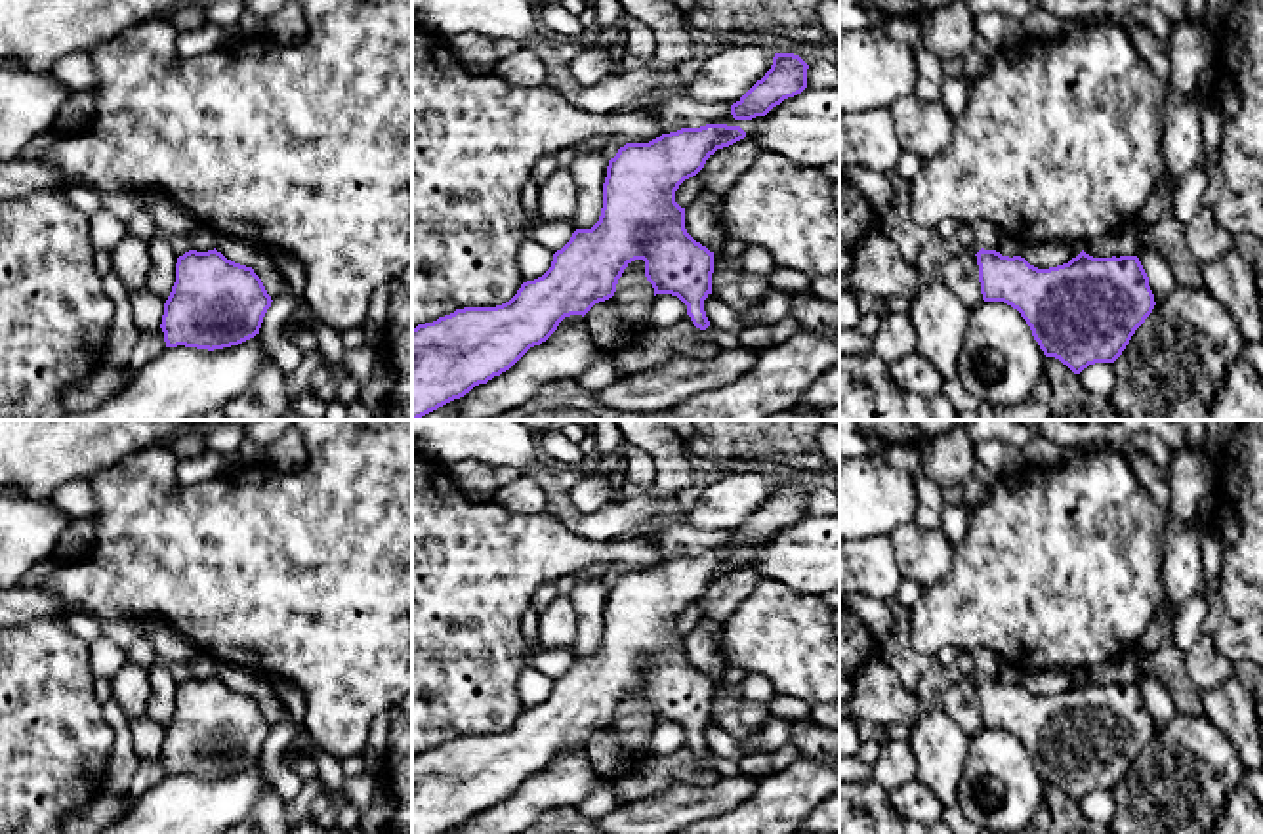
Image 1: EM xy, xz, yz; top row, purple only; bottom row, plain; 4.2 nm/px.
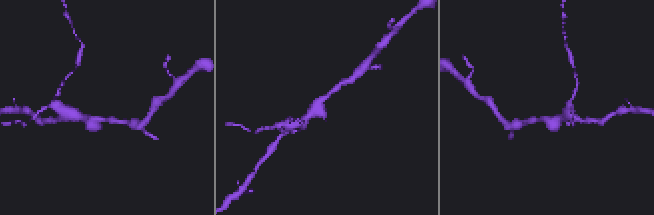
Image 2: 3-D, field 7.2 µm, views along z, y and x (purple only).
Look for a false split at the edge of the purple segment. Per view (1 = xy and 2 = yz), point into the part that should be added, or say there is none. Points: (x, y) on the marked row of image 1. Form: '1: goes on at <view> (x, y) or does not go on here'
1: does not go on here
2: does not go on here

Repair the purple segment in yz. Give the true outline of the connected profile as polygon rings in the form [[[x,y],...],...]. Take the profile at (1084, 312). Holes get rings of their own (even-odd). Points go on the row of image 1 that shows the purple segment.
[[[981,248],[979,282],[984,302],[1017,309],[1046,357],[1055,357],[1074,374],[1095,363],[1114,363],[1156,302],[1137,256],[1093,258],[1084,250],[1068,263],[1038,269],[1021,256]]]

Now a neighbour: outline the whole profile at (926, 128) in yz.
[[[904,95],[889,109],[895,120],[895,136],[904,151],[925,160],[950,147],[954,120],[942,101],[921,101],[916,95]]]

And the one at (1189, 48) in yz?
[[[1191,19],[1171,25],[1170,46],[1170,80],[1168,90],[1173,95],[1192,95],[1198,90],[1200,73],[1213,65],[1208,31]]]

